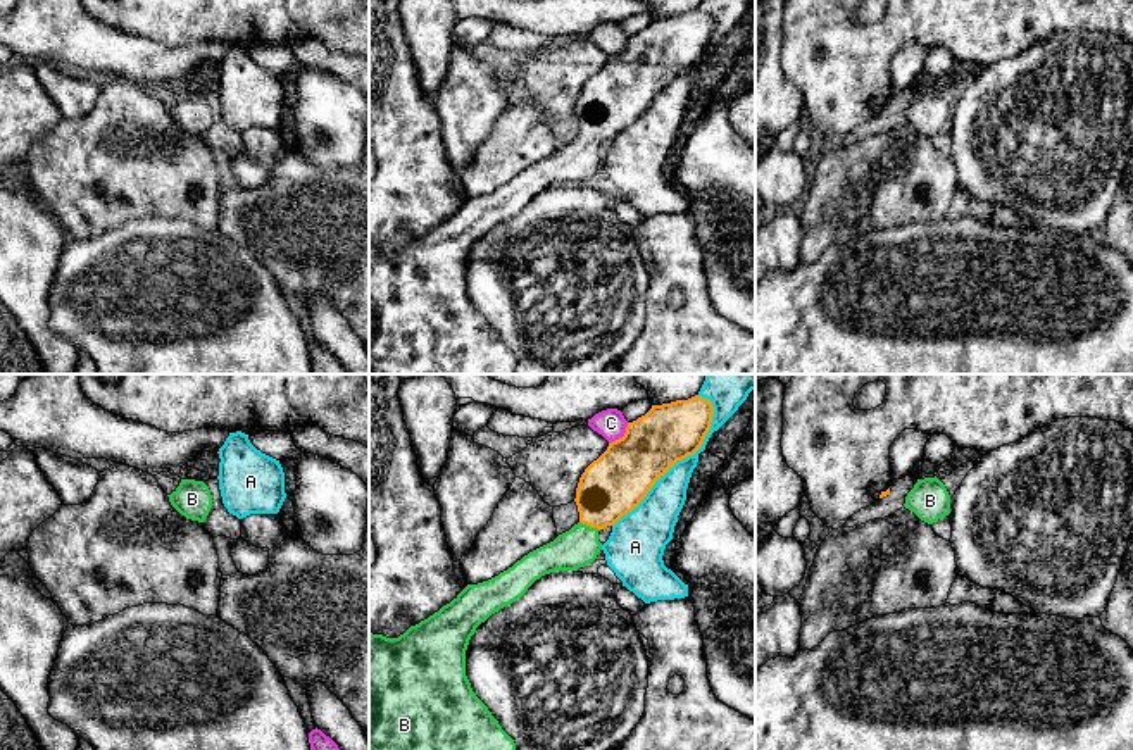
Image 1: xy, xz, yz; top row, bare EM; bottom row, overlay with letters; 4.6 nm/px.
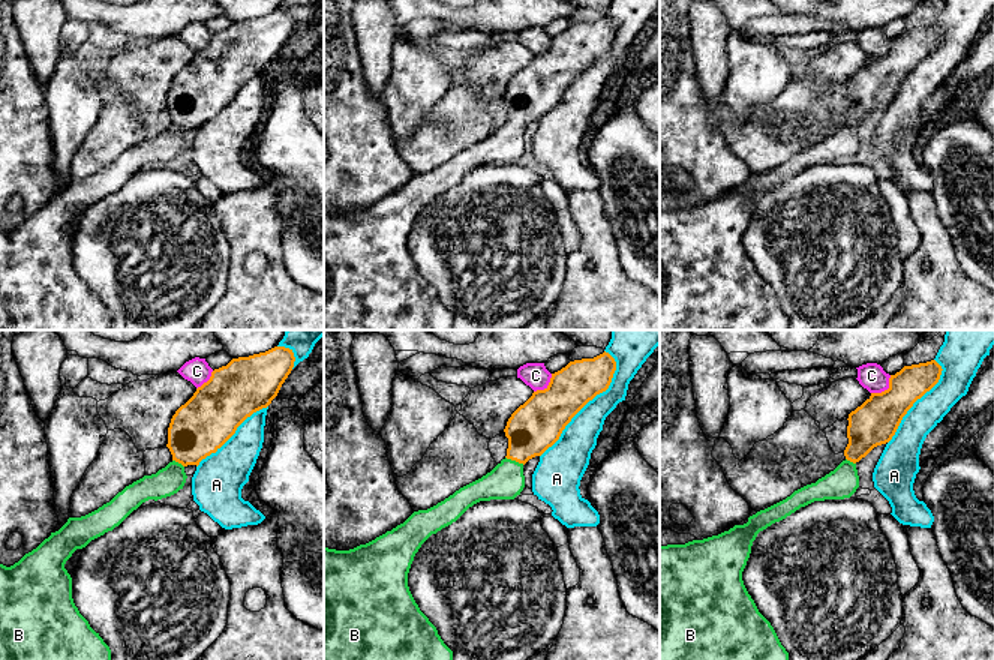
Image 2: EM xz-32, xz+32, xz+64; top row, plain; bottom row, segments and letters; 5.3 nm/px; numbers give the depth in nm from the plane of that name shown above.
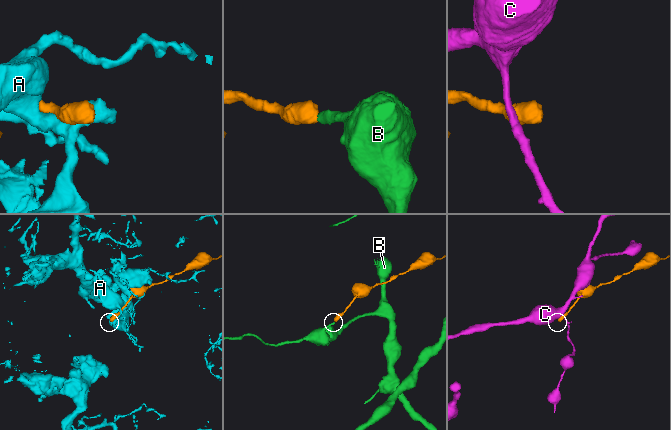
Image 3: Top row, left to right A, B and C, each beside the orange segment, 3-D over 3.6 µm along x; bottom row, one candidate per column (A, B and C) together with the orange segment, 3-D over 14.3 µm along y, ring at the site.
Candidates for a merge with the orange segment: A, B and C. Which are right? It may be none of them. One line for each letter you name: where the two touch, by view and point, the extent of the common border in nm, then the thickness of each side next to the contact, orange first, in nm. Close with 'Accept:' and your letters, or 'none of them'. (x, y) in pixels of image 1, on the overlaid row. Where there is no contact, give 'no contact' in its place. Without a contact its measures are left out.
B: xz (590, 526) | 100 nm | 280/180 nm
Accept: B

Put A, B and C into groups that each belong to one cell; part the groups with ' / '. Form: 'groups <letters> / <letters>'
groups A / B / C

